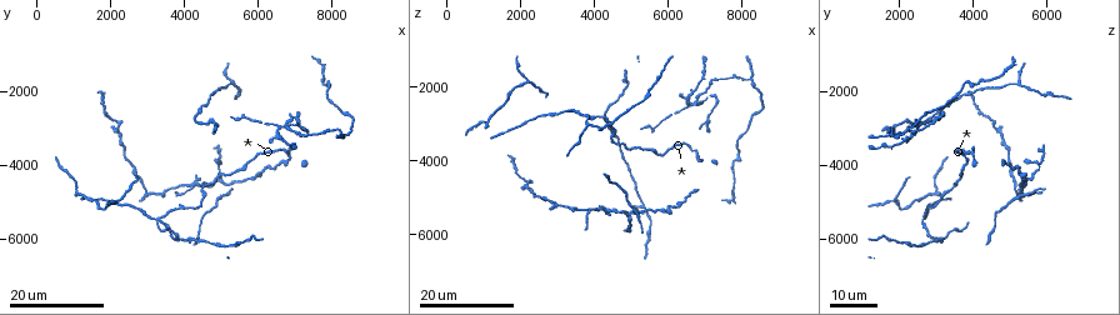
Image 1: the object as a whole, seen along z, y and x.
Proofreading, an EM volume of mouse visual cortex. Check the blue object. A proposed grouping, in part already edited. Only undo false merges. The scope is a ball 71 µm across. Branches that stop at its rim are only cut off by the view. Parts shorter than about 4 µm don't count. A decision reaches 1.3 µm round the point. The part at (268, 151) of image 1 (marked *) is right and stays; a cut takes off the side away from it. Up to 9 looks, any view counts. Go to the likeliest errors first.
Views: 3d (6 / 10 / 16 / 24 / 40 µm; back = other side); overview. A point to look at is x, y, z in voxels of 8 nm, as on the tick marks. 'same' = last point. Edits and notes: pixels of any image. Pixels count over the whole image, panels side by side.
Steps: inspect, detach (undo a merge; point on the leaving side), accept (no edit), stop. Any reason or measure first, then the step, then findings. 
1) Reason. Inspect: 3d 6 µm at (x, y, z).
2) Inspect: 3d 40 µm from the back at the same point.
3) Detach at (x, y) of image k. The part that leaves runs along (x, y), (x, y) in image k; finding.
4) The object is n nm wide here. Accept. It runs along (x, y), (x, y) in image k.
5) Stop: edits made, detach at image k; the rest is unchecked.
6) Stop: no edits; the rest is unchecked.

Inspect: 3d 16 µm at (3300, 5500, 2600).

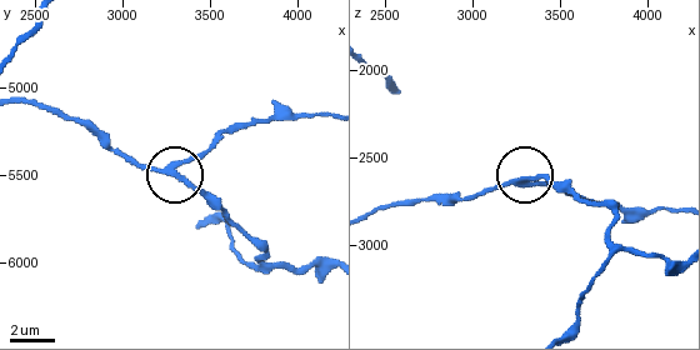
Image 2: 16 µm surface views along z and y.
Inspect: 3d 10 µm at (3280, 5480, 2620).

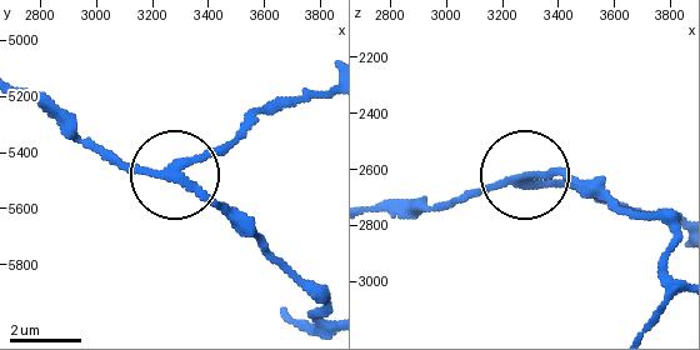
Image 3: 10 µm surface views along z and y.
The object is 190 nm wide here. Accept. It runs along (324, 96), (270, 101), (178, 168), (240, 230) in image 3; one cell here.

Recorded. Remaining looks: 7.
Small branch off a trunk. Inspect: 3d 24 µm at (4300, 4700, 5200).

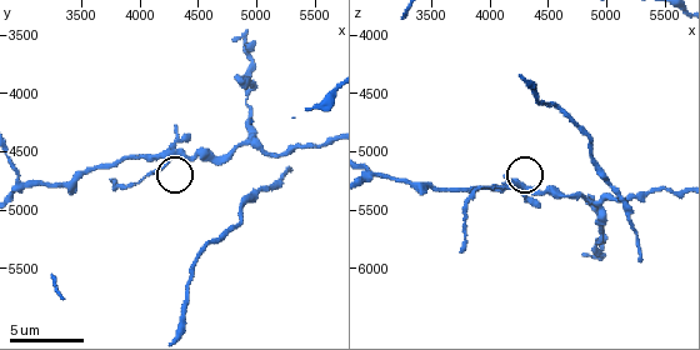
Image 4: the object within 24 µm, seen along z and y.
Inspect: 3d 10 µm at (4220, 4600, 5280).

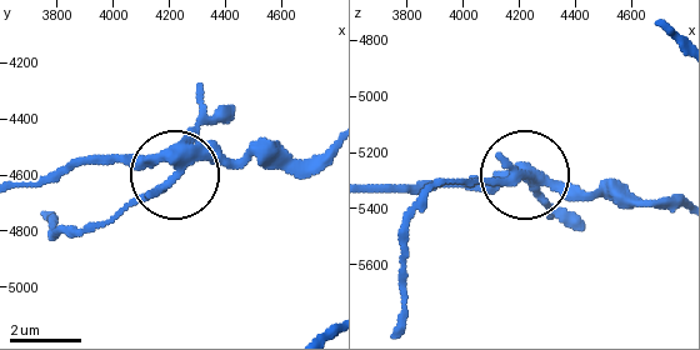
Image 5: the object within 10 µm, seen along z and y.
The side arm is 8 µm long. Detach at (134, 204) of image 5. The part that leaves runs along (524, 179), (455, 179), (438, 188), (401, 241), (401, 321) in image 5; a second cell is stuck on.

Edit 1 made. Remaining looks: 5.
Three-way junction. Inspect: 3d 16 µm at (5500, 2700, 3100).

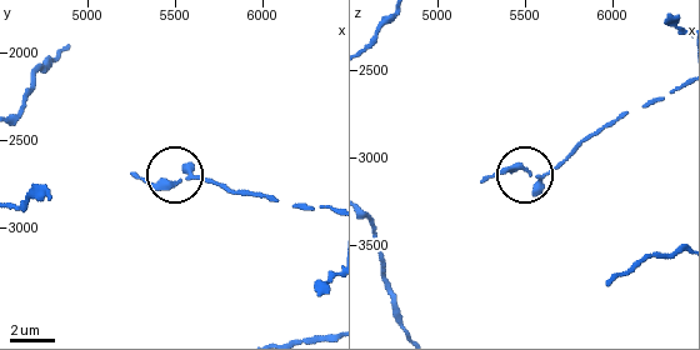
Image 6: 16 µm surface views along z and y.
Closer look. Inspect: 3d 6 µm at (5580, 2700, 3120).

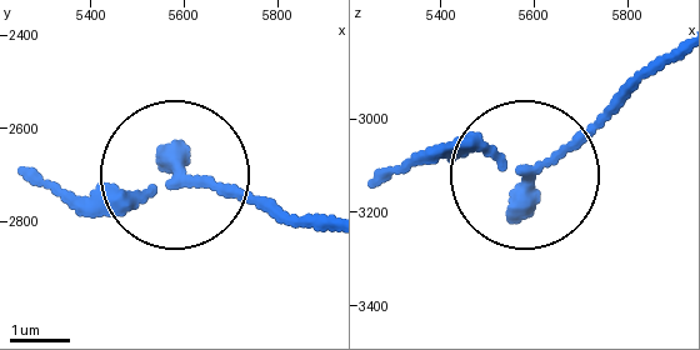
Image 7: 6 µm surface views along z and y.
3 arms meet here. Accept. Continuous, no second cell.

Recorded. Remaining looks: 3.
Inspect: 3d 24 µm at (2200, 5000, 1900).

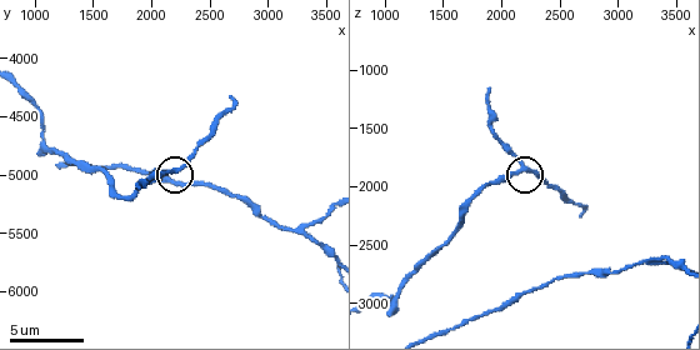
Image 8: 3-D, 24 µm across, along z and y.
Inspect: 3d 10 µm at (2200, 4940, 1860).

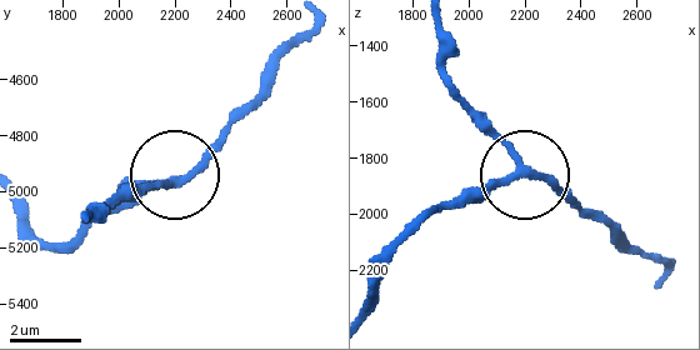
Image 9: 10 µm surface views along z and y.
The object is 200 nm wide here. Accept. All the same cell.

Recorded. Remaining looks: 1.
Stop: edits made, detach at image 5; the rest is unchecked.

